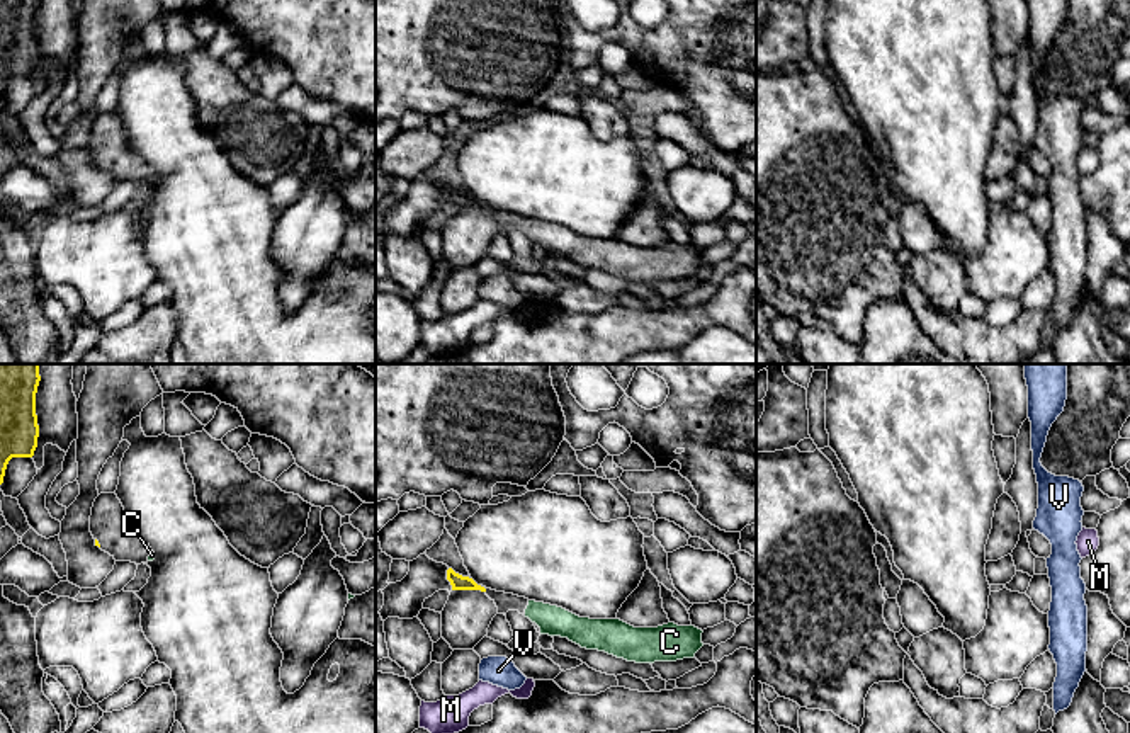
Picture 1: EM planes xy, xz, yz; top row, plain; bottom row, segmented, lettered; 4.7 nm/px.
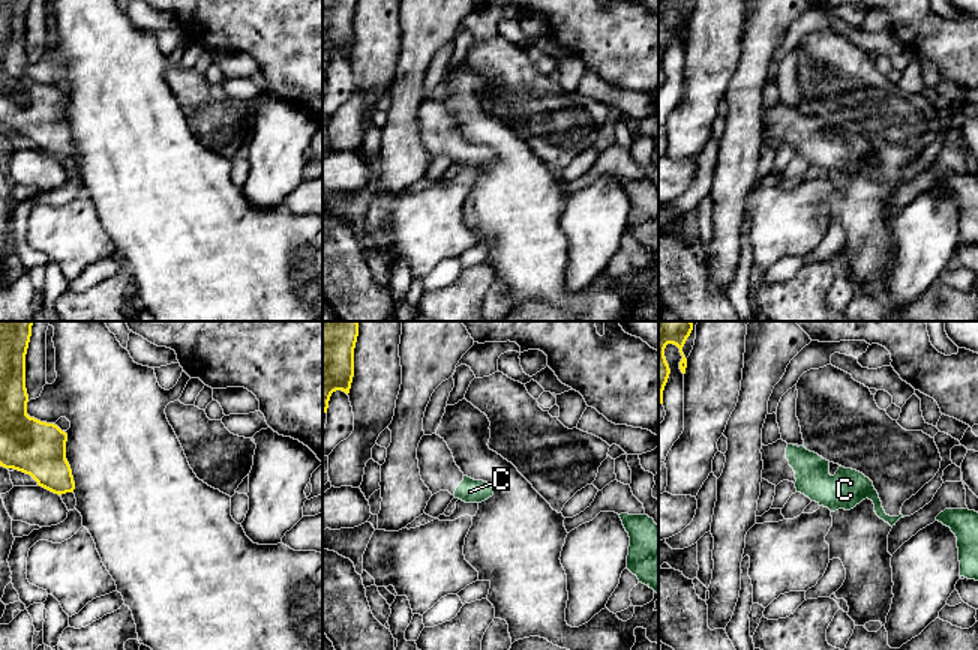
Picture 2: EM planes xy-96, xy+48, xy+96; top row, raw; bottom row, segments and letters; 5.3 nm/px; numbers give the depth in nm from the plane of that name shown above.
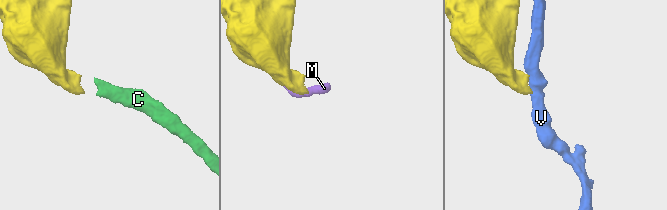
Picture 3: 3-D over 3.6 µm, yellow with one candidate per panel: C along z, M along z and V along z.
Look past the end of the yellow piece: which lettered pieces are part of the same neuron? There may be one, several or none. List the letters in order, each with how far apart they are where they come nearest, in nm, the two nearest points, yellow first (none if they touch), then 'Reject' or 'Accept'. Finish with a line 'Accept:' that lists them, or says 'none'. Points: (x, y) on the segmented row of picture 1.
C: Distance 220 nm. Across: xz (485, 590), (525, 609). Accept
M: Distance 420 nm. Across: xz (481, 590), (481, 681). Reject
V: Distance 320 nm. Across: xz (485, 590), (488, 657). Reject
Accept: C

